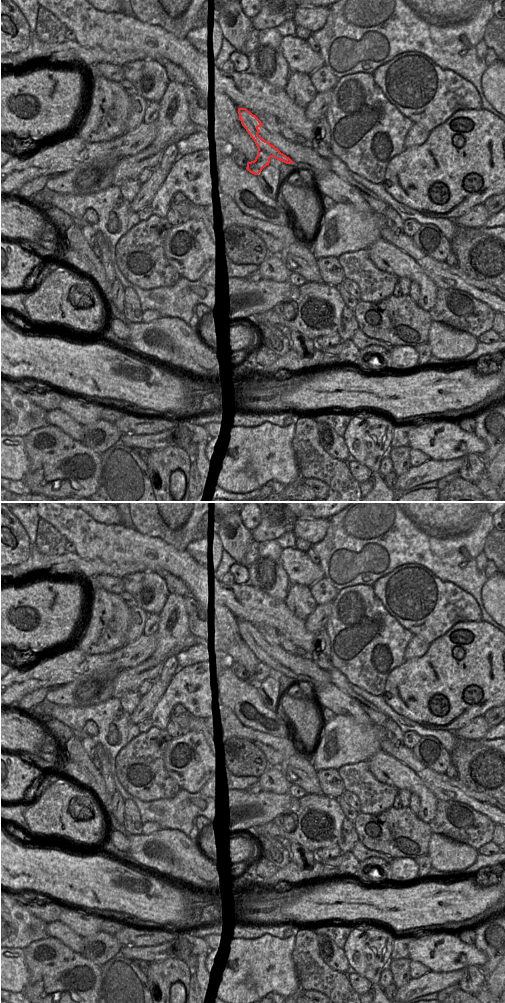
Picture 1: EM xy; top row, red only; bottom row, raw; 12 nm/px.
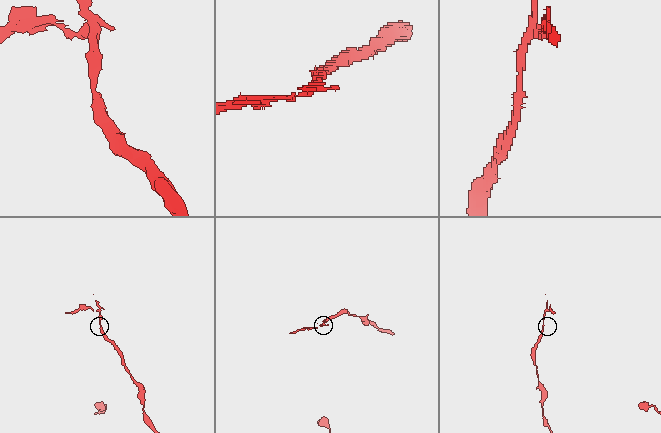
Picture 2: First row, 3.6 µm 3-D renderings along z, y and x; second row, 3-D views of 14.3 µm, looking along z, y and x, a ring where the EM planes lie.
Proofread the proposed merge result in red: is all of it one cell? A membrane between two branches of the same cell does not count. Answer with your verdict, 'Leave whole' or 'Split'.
Split.

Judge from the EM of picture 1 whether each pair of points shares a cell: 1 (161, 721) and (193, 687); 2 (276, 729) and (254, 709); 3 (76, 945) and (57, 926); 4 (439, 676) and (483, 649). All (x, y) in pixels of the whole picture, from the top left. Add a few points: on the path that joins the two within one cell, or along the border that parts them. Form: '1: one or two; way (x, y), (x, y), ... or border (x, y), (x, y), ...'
1: one; way (161, 711), (183, 689)
2: one; way (271, 724), (259, 714)
3: one; way (71, 940), (62, 931)
4: one; way (450, 676), (456, 676), (472, 660)

